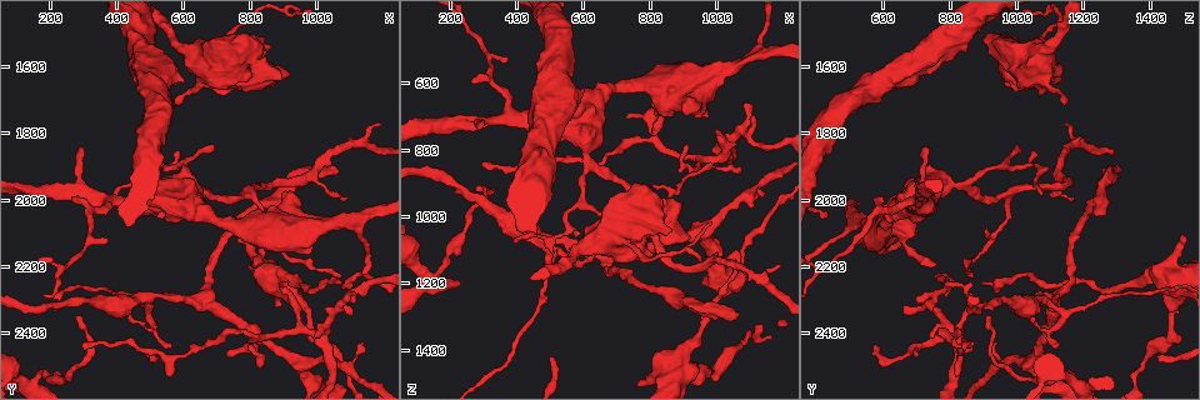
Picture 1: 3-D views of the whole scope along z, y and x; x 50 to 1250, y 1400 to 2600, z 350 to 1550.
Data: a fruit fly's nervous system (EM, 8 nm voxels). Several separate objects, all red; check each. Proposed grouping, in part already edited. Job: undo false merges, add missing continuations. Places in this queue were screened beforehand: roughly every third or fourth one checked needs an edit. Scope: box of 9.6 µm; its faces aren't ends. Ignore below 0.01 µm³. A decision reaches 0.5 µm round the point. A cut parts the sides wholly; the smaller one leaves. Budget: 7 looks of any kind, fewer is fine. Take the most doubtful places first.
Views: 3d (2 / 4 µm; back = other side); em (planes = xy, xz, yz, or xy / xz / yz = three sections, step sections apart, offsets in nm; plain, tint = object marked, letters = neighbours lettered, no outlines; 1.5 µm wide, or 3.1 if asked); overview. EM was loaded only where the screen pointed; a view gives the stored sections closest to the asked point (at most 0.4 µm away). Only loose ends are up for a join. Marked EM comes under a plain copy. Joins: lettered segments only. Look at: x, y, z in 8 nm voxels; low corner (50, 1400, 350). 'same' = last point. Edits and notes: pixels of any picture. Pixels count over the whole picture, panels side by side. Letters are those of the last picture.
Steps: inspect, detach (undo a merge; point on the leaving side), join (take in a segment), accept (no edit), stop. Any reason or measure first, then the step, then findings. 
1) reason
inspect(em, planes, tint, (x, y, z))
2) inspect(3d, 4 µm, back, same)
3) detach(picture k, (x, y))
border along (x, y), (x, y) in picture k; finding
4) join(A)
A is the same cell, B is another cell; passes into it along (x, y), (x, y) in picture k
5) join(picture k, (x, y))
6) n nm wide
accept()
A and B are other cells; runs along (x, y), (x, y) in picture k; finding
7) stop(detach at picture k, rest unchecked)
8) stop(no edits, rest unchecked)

free end
inspect(em, planes, letters, (860, 1540, 1040))

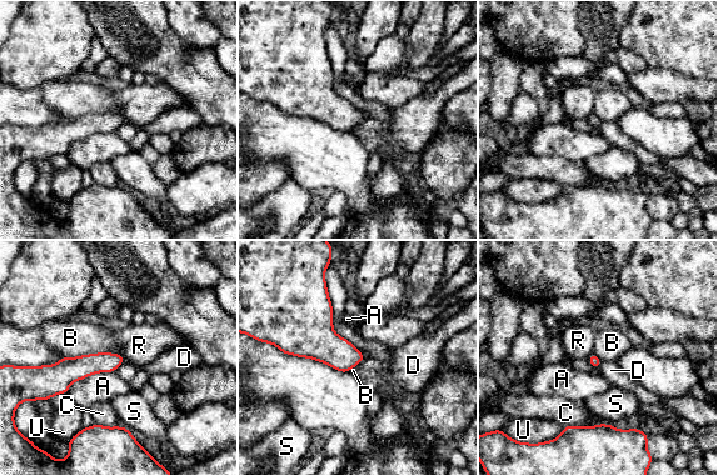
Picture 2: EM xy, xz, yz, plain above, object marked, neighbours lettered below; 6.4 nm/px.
accept()
A, B, C, D, R, S and U are other cells; border along (119, 354), (125, 360) in picture 2; no lettered segment goes on from it

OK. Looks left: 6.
three-way junction
inspect(3d, 2 µm, (620, 1960, 830))

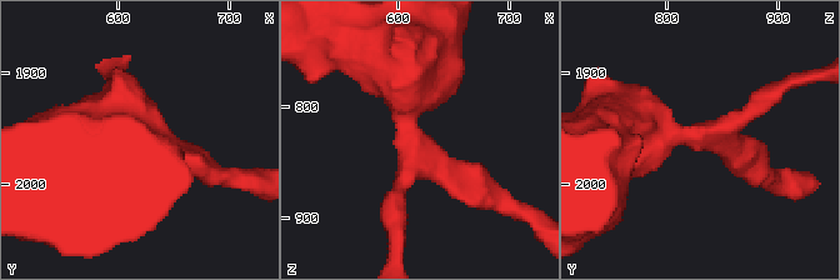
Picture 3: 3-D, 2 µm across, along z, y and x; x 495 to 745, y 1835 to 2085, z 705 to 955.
3 arms
inspect(em, yz, step 4, tint, (618, 1954, 834))

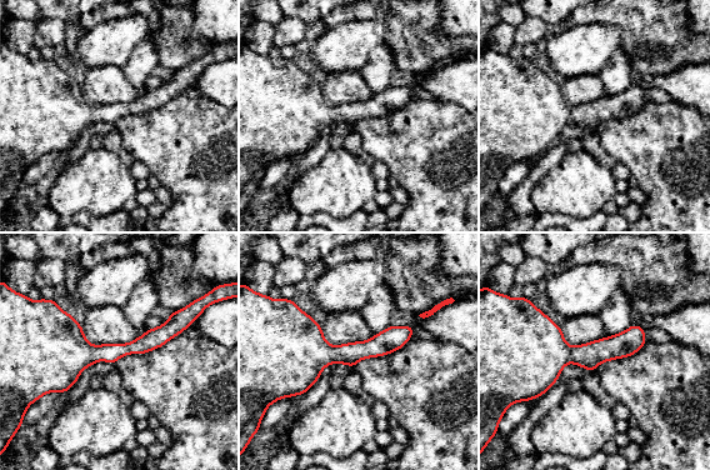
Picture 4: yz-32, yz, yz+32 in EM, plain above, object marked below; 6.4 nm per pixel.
inspect(em, xz, step 8, letters, same)

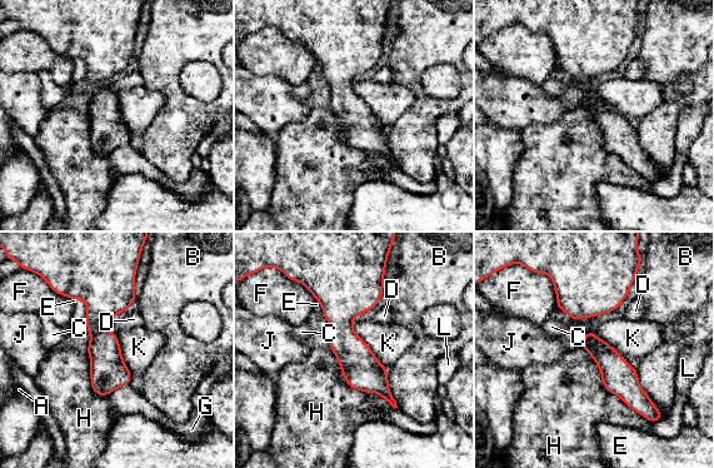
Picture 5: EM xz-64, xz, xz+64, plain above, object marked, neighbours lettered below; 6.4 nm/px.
accept()
A, B, C, D, E, F, G, H, J, K and L are other cells; runs along (348, 277), (344, 342), (389, 398) in picture 5; all the same neuron

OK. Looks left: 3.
an open end
inspect(3d, 2 µm, (290, 1840, 740))

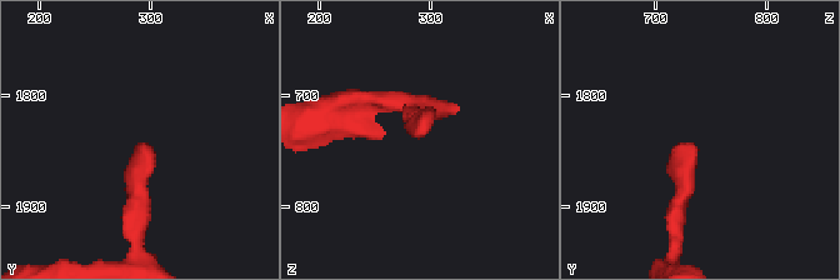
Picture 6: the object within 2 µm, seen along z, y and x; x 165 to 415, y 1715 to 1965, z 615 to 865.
inspect(em, planes, letters, (292, 1848, 738))

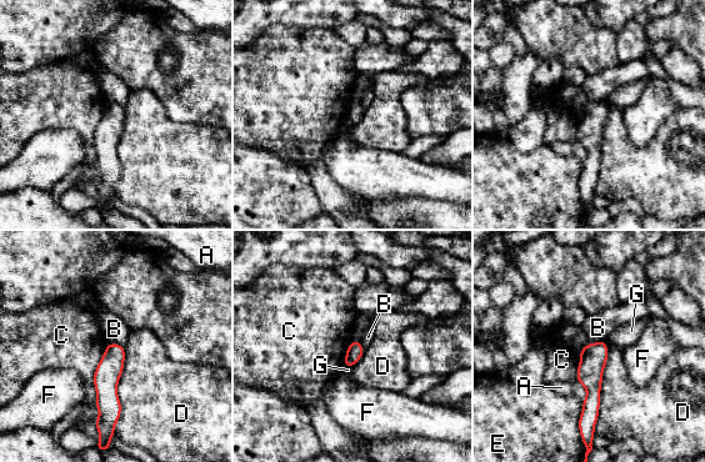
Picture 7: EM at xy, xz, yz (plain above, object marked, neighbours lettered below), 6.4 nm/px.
accept()
A, B, C, D, E, F and G are other cells; runs along (603, 344), (593, 357), (591, 422) in picture 7; no lettered segment goes on from it

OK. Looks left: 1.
stop(no edits, rest unchecked)

